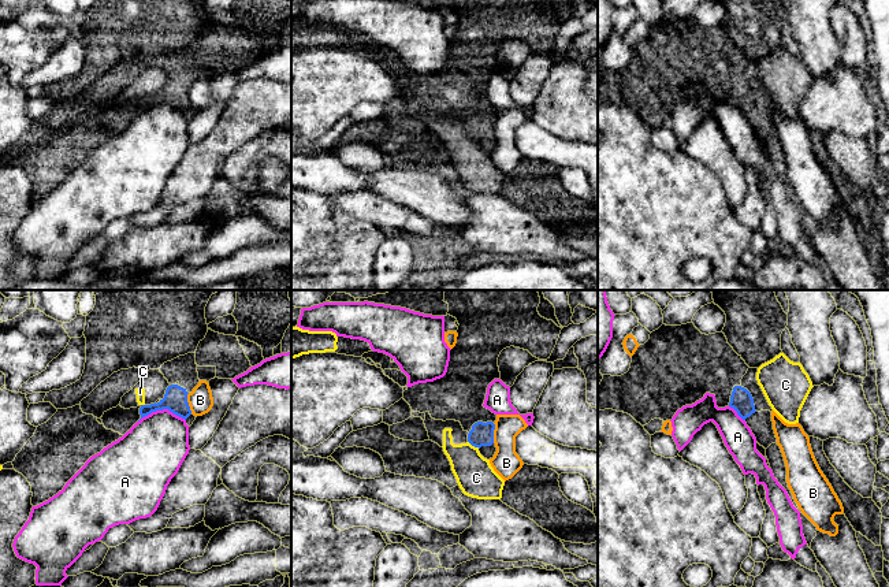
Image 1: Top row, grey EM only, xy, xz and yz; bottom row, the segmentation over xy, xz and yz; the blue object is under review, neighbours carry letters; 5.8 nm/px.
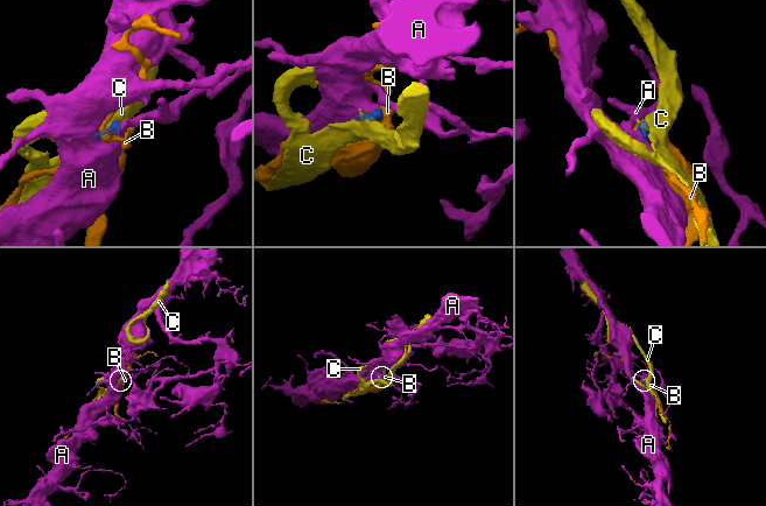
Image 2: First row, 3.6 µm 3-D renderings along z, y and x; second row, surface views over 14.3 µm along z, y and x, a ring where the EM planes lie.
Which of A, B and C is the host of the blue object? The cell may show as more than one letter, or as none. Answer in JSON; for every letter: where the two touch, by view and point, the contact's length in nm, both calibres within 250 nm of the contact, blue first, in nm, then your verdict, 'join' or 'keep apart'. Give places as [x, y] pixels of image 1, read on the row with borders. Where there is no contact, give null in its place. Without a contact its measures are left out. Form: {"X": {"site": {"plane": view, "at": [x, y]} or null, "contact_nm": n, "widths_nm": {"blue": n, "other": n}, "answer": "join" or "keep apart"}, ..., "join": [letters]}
{"A": {"site": {"plane": "xy", "at": [162, 409]}, "contact_nm": 280, "widths_nm": {"blue": 140, "other": 360}, "answer": "keep apart"}, "B": {"site": {"plane": "xy", "at": [188, 404]}, "contact_nm": 130, "widths_nm": {"blue": 140, "other": 150}, "answer": "keep apart"}, "C": {"site": {"plane": "xz", "at": [473, 445]}, "contact_nm": 80, "widths_nm": {"blue": 140, "other": 220}, "answer": "keep apart"}, "join": []}

